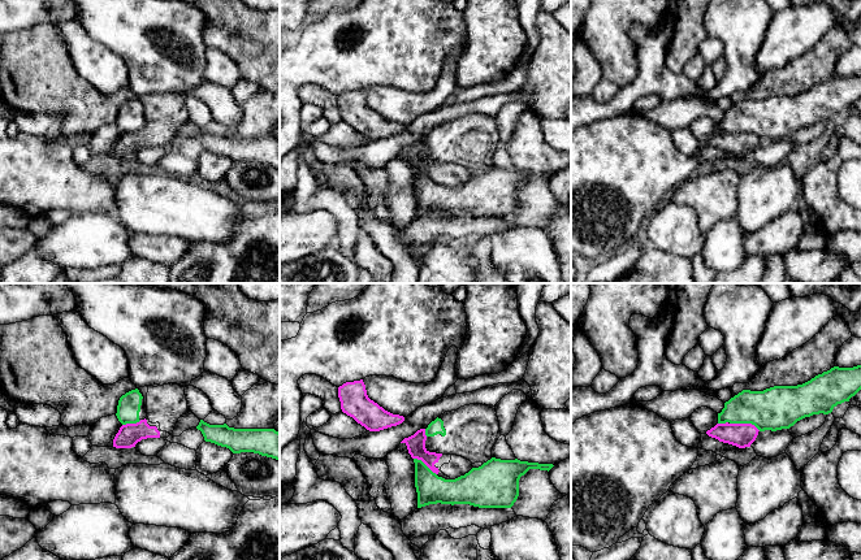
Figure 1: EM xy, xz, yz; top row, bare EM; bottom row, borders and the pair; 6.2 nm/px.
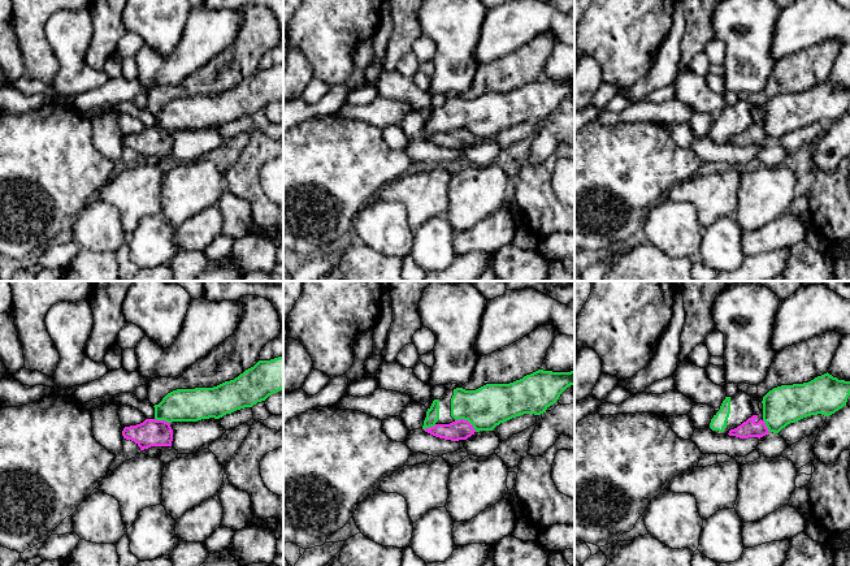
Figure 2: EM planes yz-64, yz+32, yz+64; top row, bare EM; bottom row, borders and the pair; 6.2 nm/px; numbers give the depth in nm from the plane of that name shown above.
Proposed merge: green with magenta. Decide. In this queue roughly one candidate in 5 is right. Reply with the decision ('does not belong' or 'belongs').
does not belong

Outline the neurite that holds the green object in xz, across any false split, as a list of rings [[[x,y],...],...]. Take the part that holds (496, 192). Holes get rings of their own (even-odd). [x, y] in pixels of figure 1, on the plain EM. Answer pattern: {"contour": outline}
{"contour": [[[470,113],[445,121],[428,134],[425,144],[427,160],[462,165],[483,174],[455,188],[445,188],[414,168],[417,217],[437,212],[511,217],[519,205],[522,185],[529,178],[549,181],[554,175],[493,166],[493,155],[501,146],[493,114]]]}

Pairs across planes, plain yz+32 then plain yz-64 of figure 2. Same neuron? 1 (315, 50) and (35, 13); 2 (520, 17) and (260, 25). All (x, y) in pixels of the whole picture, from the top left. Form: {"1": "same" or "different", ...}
{"1": "same", "2": "different"}

